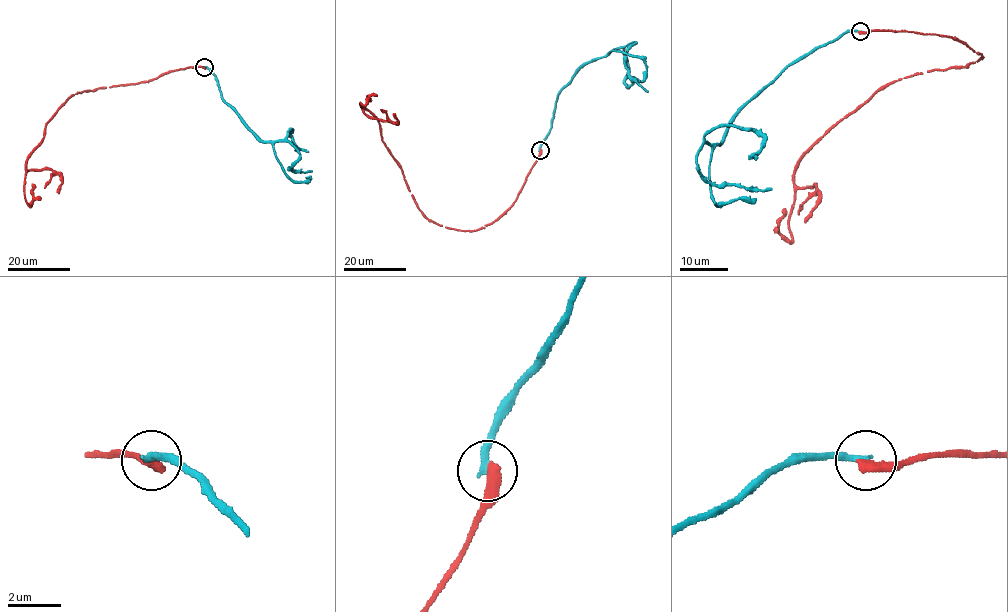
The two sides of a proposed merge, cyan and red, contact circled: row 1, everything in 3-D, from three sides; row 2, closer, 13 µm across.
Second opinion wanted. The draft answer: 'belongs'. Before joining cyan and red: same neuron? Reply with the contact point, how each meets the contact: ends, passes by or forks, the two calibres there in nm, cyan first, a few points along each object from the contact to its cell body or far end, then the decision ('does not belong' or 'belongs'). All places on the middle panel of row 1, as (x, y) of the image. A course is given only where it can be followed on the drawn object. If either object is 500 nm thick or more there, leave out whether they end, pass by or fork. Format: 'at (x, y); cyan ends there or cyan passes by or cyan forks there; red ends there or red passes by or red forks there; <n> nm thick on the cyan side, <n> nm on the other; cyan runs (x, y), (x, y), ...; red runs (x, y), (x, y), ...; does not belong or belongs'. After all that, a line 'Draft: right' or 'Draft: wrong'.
at (540, 150); cyan ends there; red ends there; 280 nm thick on the cyan side, 440 nm on the other; cyan runs (540, 150), (550, 130), (557, 95), (581, 67), (636, 42), (628, 50), (624, 67), (647, 91); red runs (540, 150), (516, 201), (484, 227), (456, 230), (418, 208), (378, 120), (362, 107), (369, 101); does not belong
Draft: wrong

